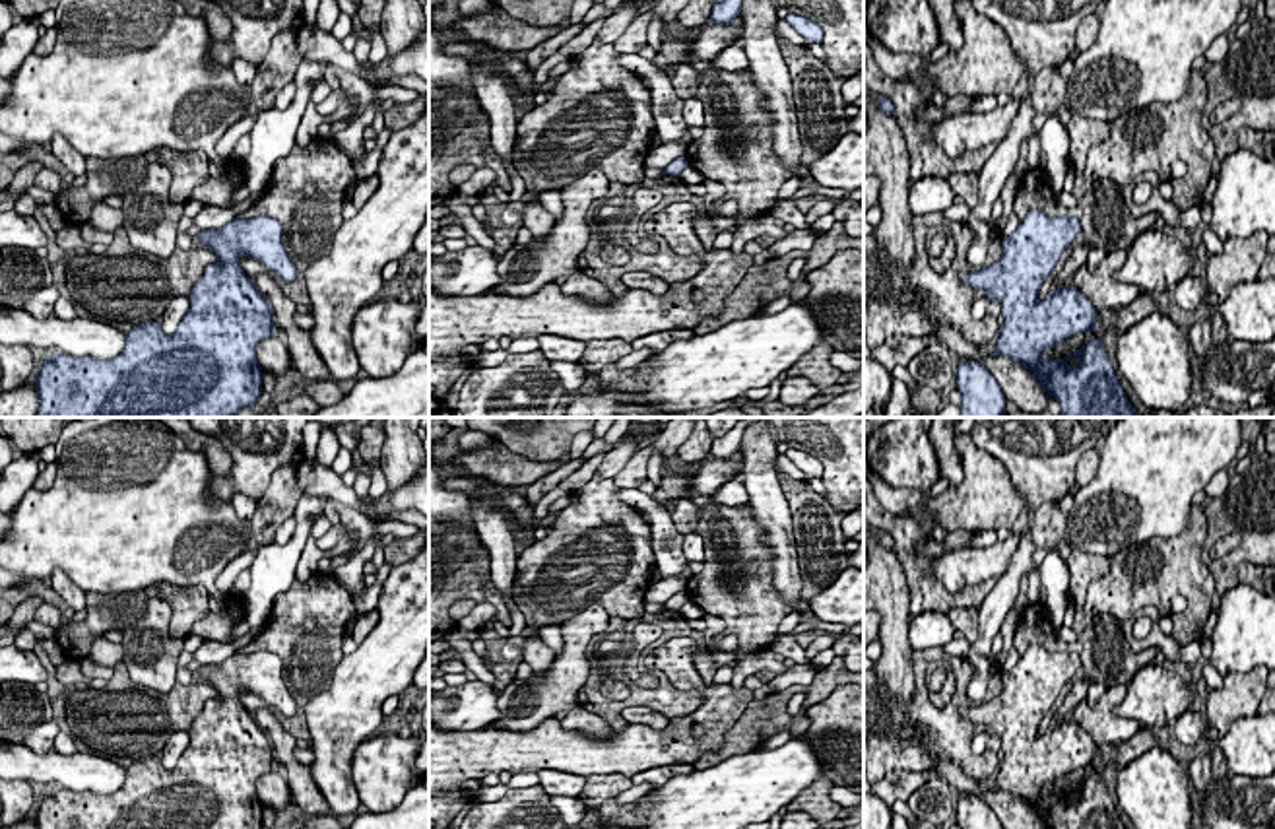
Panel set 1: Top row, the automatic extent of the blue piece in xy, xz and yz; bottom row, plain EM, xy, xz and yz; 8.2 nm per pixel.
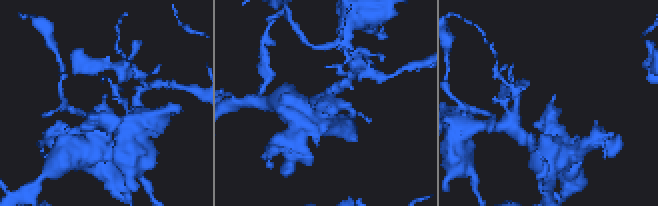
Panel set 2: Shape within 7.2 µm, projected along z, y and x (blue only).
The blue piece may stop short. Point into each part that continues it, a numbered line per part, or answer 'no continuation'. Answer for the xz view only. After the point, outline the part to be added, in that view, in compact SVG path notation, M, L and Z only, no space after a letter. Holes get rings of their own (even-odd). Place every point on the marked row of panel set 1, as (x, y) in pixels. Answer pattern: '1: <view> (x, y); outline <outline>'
no continuation

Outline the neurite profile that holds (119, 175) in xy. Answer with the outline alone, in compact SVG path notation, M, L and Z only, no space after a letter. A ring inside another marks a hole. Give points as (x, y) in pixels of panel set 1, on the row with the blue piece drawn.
M161 148L136 157L85 157L85 184L66 186L58 196L58 210L68 225L82 225L89 219L95 204L107 196L126 196L146 179L151 161L163 161L171 169L169 200L186 204L192 190L210 179L210 157L204 149L180 155L165 153Z

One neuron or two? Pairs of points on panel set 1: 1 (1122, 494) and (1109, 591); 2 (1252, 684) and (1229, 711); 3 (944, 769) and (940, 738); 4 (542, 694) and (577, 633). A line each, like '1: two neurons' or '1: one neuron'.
1: two neurons
2: one neuron
3: two neurons
4: one neuron

